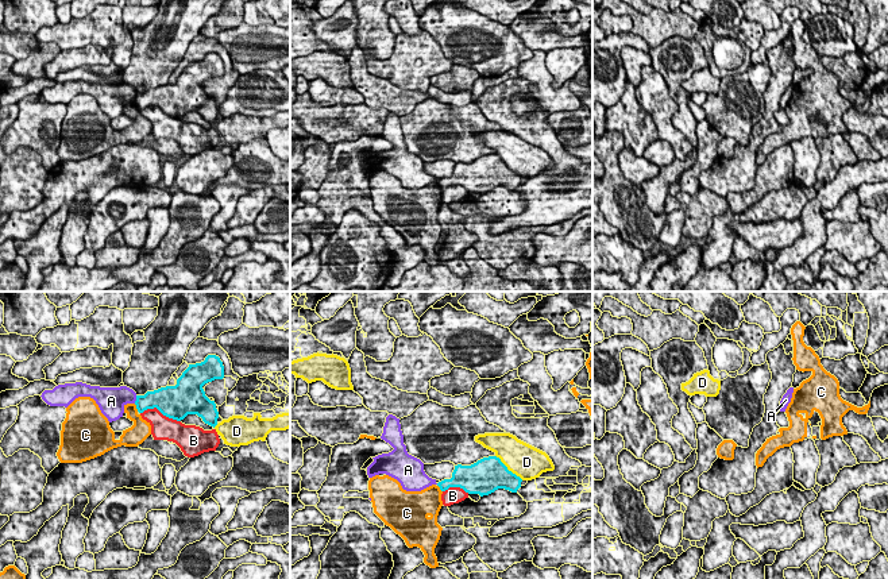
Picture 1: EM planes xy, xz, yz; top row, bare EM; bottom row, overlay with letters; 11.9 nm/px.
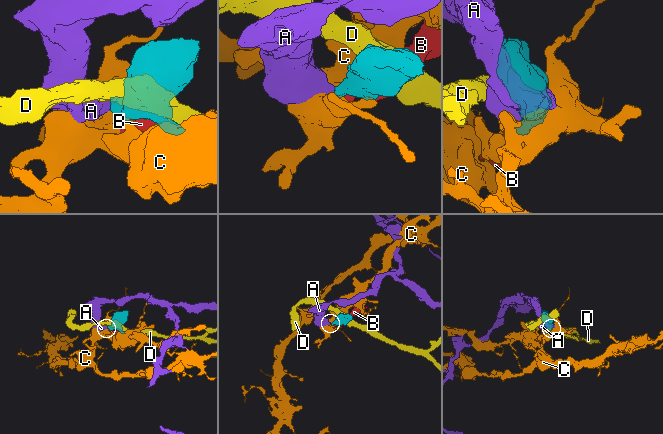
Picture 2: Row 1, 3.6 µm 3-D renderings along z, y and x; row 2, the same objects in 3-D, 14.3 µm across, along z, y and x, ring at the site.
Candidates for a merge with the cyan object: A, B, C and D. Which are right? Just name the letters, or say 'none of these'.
none of these

